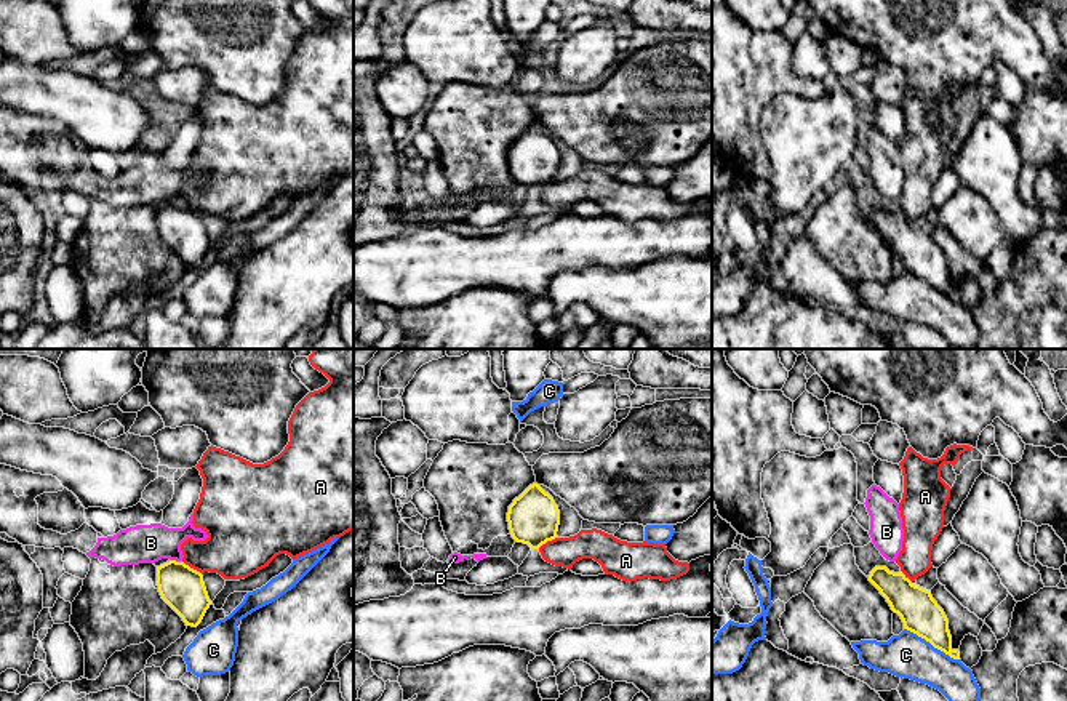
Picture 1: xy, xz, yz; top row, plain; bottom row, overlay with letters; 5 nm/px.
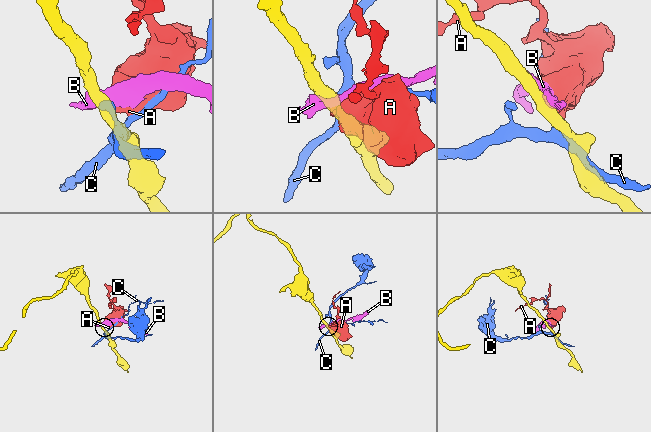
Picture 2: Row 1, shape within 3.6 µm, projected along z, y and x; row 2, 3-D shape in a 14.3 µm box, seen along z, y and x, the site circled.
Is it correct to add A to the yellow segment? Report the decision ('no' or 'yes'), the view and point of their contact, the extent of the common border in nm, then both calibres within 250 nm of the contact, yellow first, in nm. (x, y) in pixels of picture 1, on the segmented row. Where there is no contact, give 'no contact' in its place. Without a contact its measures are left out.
no; contact xy (192, 568); length 130 nm; calibres 220 and 300 nm

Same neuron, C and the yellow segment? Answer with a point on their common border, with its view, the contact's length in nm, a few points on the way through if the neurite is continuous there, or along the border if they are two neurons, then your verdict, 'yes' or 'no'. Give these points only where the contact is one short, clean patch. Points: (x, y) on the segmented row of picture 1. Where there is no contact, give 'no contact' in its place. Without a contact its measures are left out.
contact yz (931, 644); length 320 nm; no

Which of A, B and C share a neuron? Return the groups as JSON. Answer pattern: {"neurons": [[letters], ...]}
{"neurons": [["A"], ["B"], ["C"]]}

